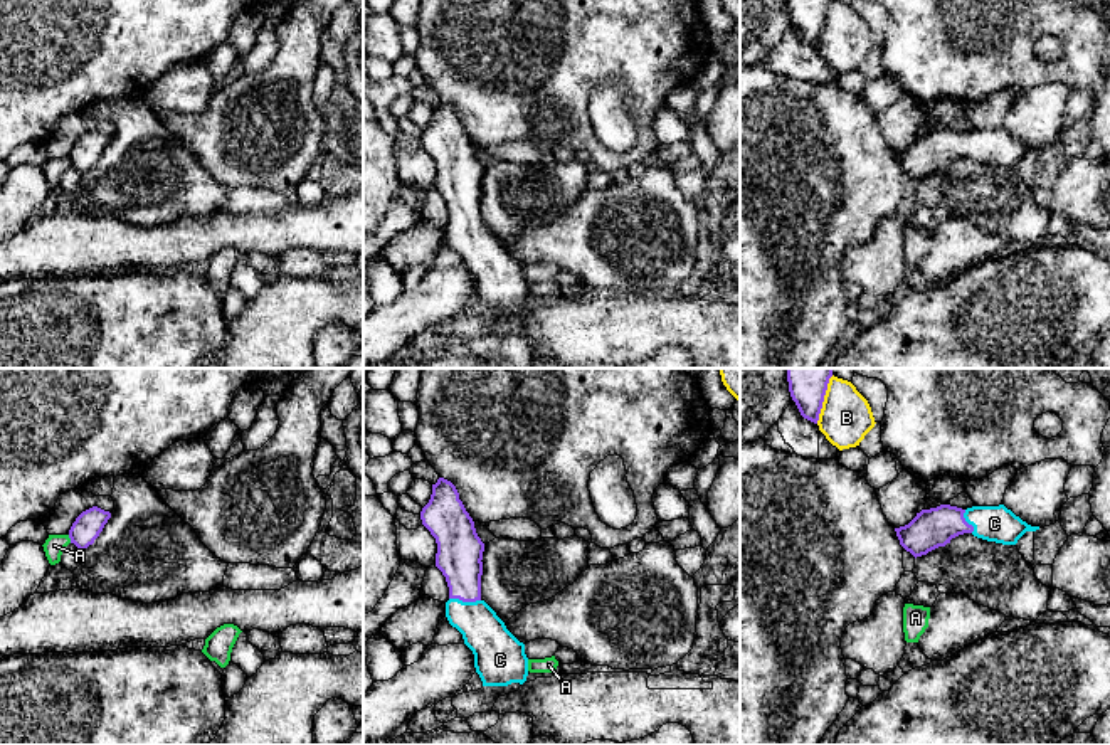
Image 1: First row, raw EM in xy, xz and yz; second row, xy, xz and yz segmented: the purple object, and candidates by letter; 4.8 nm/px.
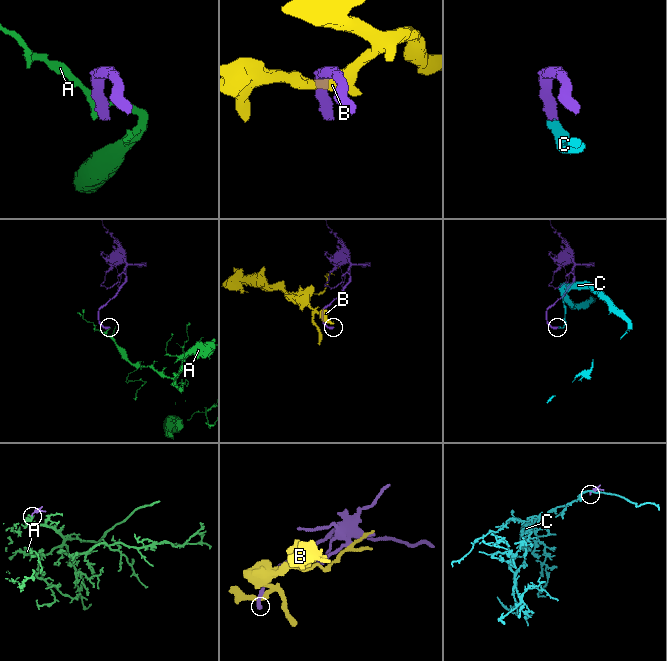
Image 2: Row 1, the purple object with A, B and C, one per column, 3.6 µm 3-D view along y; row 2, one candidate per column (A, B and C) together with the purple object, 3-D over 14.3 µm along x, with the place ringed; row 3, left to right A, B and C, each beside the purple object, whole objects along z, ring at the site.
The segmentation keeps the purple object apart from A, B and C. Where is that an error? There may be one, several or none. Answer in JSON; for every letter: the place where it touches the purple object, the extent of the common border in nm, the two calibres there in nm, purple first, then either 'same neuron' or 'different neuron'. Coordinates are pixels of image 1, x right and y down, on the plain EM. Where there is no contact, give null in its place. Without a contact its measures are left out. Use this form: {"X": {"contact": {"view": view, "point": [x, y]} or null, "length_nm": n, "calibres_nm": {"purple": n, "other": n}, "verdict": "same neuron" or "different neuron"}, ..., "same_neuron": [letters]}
{"A": {"contact": {"view": "xy", "point": [69, 160]}, "length_nm": 40, "calibres_nm": {"purple": 140, "other": 90}, "verdict": "different neuron"}, "B": {"contact": {"view": "yz", "point": [823, 24]}, "length_nm": 240, "calibres_nm": {"purple": 160, "other": 240}, "verdict": "different neuron"}, "C": {"contact": {"view": "xz", "point": [465, 224]}, "length_nm": 150, "calibres_nm": {"purple": 220, "other": 200}, "verdict": "same neuron"}, "same_neuron": ["C"]}

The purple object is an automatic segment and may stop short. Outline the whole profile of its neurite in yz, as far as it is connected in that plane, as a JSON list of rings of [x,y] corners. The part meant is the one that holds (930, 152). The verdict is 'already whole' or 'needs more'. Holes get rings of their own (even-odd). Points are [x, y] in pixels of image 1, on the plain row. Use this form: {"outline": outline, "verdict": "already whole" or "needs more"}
{"outline": [[[940,128],[922,133],[905,150],[895,151],[900,168],[915,182],[945,170],[952,161],[972,156],[977,161],[1002,168],[1016,168],[1026,155],[1036,155],[1004,128],[972,129],[967,133]]], "verdict": "needs more"}

